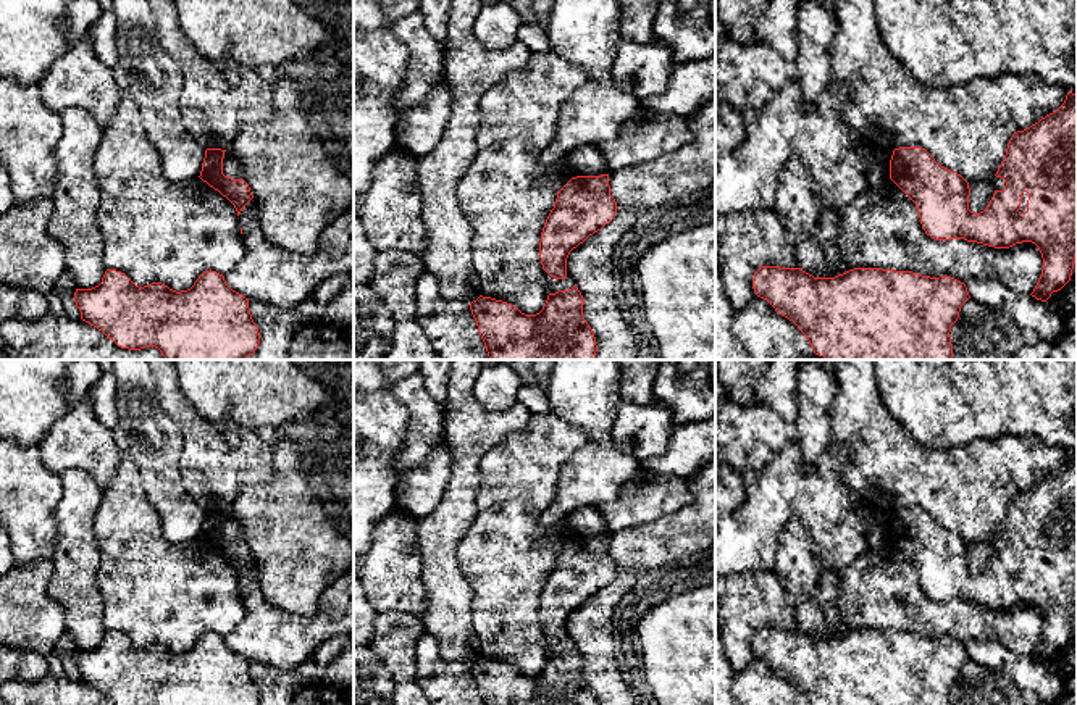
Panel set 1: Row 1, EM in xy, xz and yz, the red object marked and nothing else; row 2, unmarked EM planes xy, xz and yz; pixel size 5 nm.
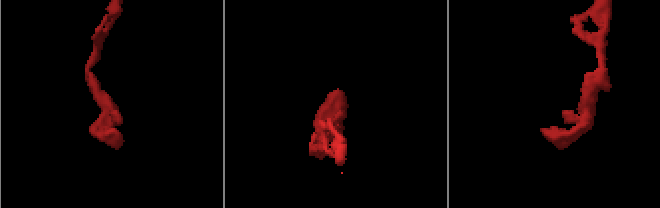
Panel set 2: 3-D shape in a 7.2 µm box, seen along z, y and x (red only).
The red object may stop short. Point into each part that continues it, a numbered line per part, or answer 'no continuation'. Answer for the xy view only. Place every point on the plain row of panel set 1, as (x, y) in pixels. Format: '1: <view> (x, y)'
no continuation

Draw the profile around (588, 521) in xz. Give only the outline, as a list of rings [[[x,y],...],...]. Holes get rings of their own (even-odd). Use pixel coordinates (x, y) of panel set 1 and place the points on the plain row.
[[[594,505],[581,507],[567,516],[573,529],[578,531],[580,537],[601,537],[609,536],[604,524],[602,515]]]

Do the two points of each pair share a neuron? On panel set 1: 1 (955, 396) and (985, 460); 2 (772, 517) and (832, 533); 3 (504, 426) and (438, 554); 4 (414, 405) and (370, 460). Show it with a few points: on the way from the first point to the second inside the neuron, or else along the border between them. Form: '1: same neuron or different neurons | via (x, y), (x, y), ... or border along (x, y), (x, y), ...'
1: different neurons | border along (1013, 434), (974, 439), (966, 444), (938, 449)
2: same neuron | via (787, 510), (809, 510), (817, 518)
3: same neuron | via (470, 454), (465, 458), (465, 479), (451, 520)
4: different neurons | border along (410, 376), (391, 389), (407, 413), (399, 449)

